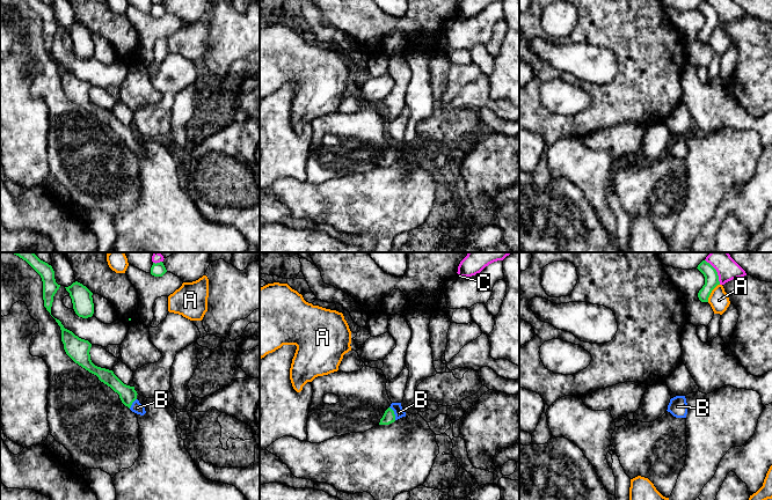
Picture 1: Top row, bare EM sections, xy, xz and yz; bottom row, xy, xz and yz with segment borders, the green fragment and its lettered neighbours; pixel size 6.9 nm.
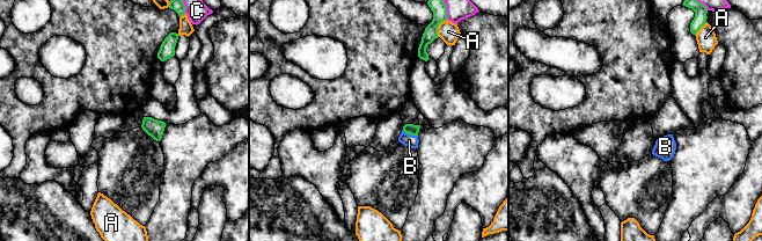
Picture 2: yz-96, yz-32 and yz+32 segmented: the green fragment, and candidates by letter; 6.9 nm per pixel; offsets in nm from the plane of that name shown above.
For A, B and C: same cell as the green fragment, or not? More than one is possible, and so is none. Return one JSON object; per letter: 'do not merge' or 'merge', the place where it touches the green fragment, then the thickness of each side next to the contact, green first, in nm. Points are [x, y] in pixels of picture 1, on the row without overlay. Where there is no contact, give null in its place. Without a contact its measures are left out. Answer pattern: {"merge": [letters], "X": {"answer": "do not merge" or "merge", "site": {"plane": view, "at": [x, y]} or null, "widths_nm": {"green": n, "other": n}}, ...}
{"merge": ["B"], "A": {"answer": "do not merge", "site": {"plane": "yz", "at": [711, 32]}, "widths_nm": {"green": 100, "other": 140}}, "B": {"answer": "merge", "site": {"plane": "xz", "at": [393, 154]}, "widths_nm": {"green": 90, "other": 70}}, "C": {"answer": "do not merge", "site": {"plane": "yz", "at": [716, 13]}, "widths_nm": {"green": 100, "other": 150}}}

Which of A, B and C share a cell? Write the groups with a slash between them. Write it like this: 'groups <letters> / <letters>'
groups A / B / C

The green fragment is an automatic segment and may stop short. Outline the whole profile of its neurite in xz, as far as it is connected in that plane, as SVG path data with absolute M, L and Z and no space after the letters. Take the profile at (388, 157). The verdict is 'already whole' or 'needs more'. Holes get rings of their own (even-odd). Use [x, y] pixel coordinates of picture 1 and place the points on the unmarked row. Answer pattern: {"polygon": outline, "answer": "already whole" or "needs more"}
{"polygon": "M392 144L385 152L379 166L389 166L402 157L406 157L406 153L403 152L401 144Z", "answer": "needs more"}

